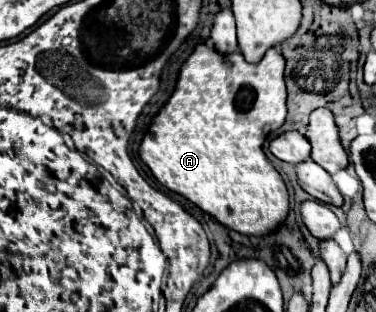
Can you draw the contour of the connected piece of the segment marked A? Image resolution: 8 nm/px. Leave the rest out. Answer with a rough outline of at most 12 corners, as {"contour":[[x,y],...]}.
{"contour":[[199,44],[139,148],[225,228],[271,234],[285,60]]}

